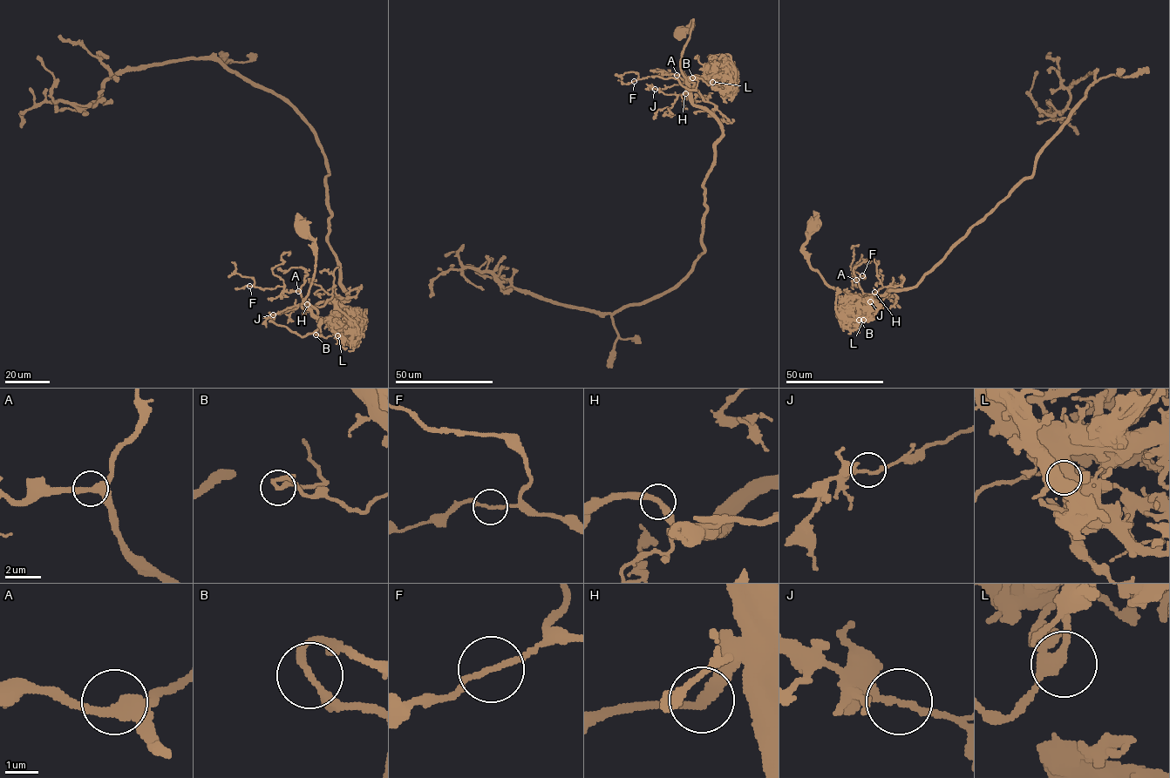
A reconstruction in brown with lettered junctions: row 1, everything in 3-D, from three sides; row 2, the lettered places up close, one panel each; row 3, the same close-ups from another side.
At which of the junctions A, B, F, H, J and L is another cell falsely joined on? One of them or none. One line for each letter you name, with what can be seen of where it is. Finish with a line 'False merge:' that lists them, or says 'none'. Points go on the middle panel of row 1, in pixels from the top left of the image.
B: place (692, 77)
False merge: B

